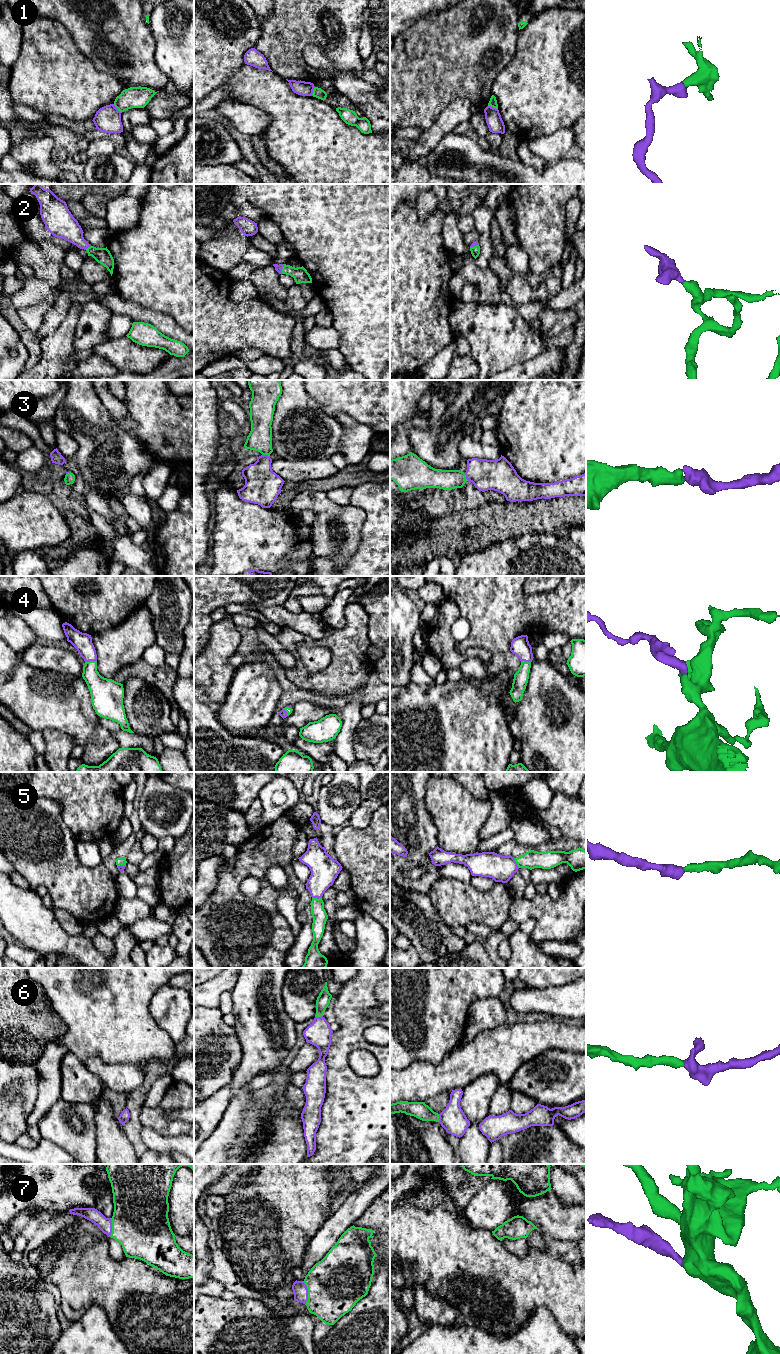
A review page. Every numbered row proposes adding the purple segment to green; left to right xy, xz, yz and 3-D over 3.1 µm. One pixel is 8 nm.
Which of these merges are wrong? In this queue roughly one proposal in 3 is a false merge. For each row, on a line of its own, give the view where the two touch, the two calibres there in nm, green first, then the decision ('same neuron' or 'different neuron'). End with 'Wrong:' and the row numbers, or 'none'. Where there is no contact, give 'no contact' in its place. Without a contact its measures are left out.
1: meets green in xy; 180 nm thick on the green side, 220 nm on the other; different neuron
2: meets green in xz; 120 nm thick on the green side, 60 nm on the other; same neuron
3: meets green in xz; 190 nm thick on the green side, 280 nm on the other; same neuron
4: meets green in xy; 190 nm thick on the green side, 150 nm on the other; same neuron
5: meets green in yz; 150 nm thick on the green side, 220 nm on the other; same neuron
6: meets green in xz; 110 nm thick on the green side, 200 nm on the other; same neuron
7: meets green in xz; 460 nm thick on the green side, 120 nm on the other; same neuron
Wrong: 1

